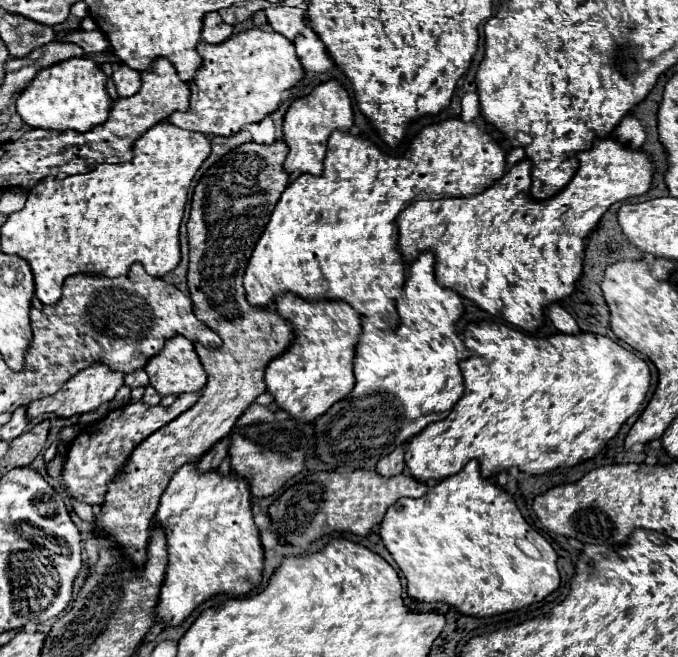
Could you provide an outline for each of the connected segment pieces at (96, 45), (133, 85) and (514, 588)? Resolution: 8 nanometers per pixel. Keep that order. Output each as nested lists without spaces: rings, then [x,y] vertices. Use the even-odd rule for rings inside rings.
[[[78,30],[78,32],[72,32],[66,36],[66,40],[72,40],[74,44],[82,46],[86,54],[96,54],[96,52],[102,52],[110,46],[108,38],[100,32],[100,30],[94,30],[94,32],[84,32],[84,30]]]
[[[122,64],[114,74],[112,74],[112,80],[118,88],[118,96],[132,96],[138,92],[140,88],[140,72],[128,68],[126,64]]]
[[[470,460],[458,474],[436,482],[424,496],[400,498],[392,504],[380,522],[380,536],[408,580],[410,598],[446,602],[468,616],[494,616],[520,610],[544,600],[560,584],[554,548],[522,518],[516,502],[504,488],[482,478],[476,460]]]

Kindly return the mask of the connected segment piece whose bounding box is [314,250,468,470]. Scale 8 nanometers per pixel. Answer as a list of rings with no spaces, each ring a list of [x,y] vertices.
[[[430,250],[420,252],[420,256],[408,266],[408,278],[404,282],[402,296],[396,300],[396,310],[400,314],[400,322],[394,330],[380,330],[370,318],[362,318],[362,334],[354,360],[356,386],[344,402],[334,404],[314,422],[316,454],[332,468],[352,466],[360,470],[374,470],[380,456],[386,456],[392,452],[392,448],[408,442],[430,422],[444,420],[444,416],[448,416],[456,400],[462,396],[464,384],[458,362],[468,356],[468,350],[464,348],[462,338],[458,338],[454,322],[462,316],[464,306],[454,290],[448,290],[436,282],[434,256]]]

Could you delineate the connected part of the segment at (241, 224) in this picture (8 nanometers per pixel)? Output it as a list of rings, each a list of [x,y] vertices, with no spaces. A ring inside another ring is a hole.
[[[274,140],[272,144],[244,142],[210,166],[194,188],[190,220],[186,224],[190,244],[186,280],[196,318],[222,338],[222,346],[206,348],[204,344],[194,342],[208,374],[208,382],[200,390],[198,402],[164,428],[150,434],[132,452],[124,472],[110,484],[104,498],[96,524],[100,532],[112,534],[112,538],[126,548],[134,564],[144,564],[152,520],[170,476],[182,464],[198,462],[212,444],[230,434],[236,420],[266,390],[266,364],[292,344],[292,324],[288,324],[278,310],[252,306],[246,300],[242,286],[252,248],[268,224],[280,194],[288,186],[290,176],[284,172],[286,154],[288,146],[282,140]],[[232,300],[236,302],[238,312],[232,312]]]

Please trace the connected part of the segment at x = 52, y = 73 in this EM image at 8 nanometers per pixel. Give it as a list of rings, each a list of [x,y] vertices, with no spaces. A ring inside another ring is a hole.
[[[88,56],[70,58],[38,70],[32,84],[18,96],[16,110],[32,128],[86,132],[88,128],[102,124],[110,112],[112,100],[106,90],[106,80],[108,76]]]

